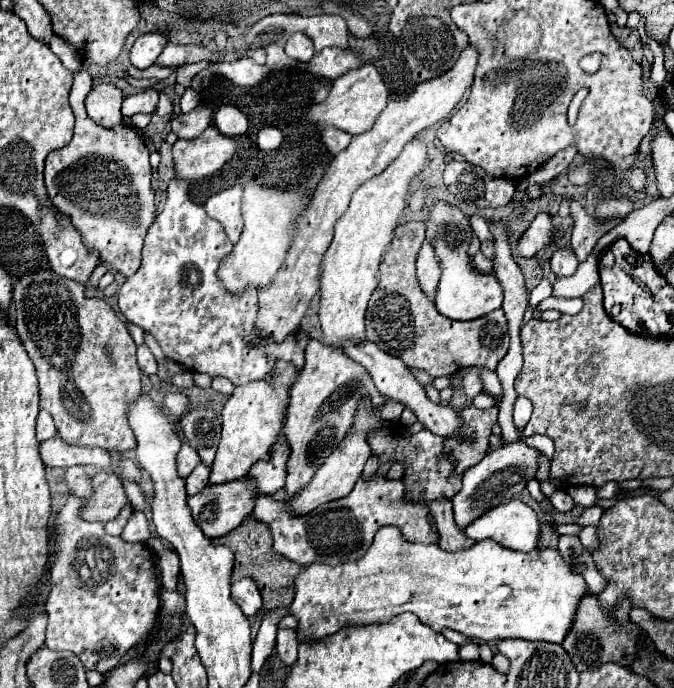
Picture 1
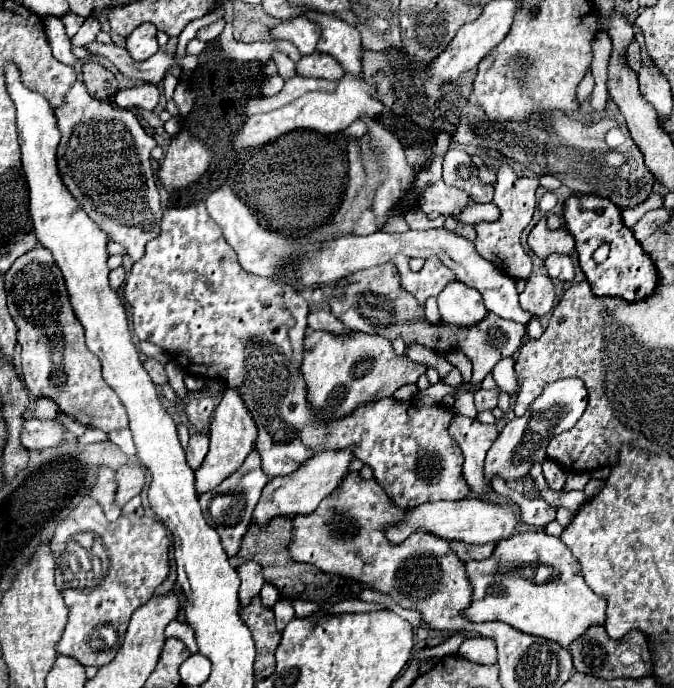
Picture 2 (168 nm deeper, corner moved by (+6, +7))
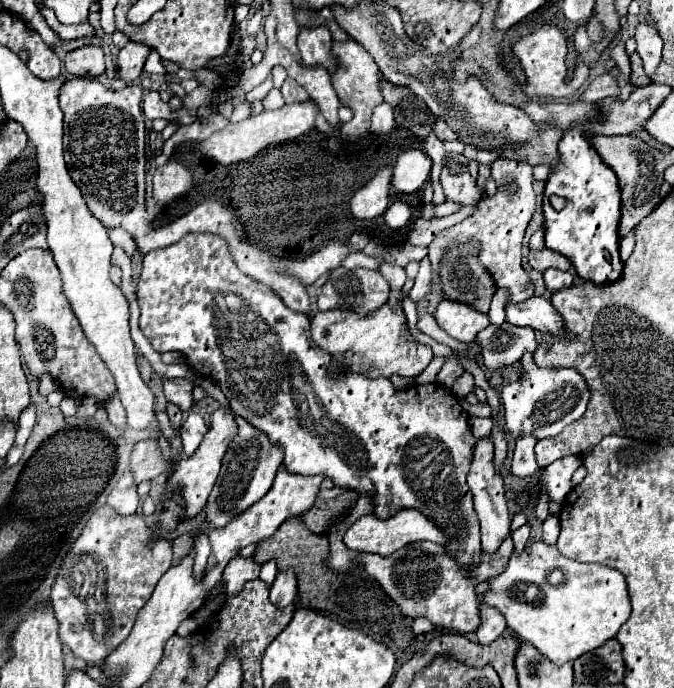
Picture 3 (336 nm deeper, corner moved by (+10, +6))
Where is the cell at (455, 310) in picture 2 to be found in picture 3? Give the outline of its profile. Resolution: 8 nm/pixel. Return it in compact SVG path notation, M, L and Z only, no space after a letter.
M444 299L438 305L434 317L442 331L464 343L476 341L478 331L490 323L488 313L478 313L478 309L470 309L470 305L462 305L450 299Z

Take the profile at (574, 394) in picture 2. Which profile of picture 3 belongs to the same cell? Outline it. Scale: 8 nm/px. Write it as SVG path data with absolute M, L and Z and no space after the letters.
M524 353L520 363L526 369L522 381L514 381L502 389L506 429L514 439L532 435L536 439L556 437L566 425L580 419L586 411L590 389L584 377L574 369L540 369L532 361L532 353Z

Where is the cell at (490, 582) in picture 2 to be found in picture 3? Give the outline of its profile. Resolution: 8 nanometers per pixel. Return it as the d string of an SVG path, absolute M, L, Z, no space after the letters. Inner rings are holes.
M534 541L534 543L530 543L528 547L524 547L522 553L512 551L506 569L504 569L498 577L492 577L492 579L486 581L486 583L488 583L488 591L482 595L482 603L486 603L486 605L494 605L494 607L506 617L506 627L508 627L510 631L514 631L520 639L532 643L540 653L544 653L544 655L546 655L552 663L556 663L556 665L564 665L564 663L568 663L568 661L574 661L576 657L580 657L580 655L584 655L584 653L588 653L588 651L600 647L600 645L602 645L604 641L608 641L608 639L612 639L612 637L618 633L620 625L622 625L622 623L628 619L628 615L630 615L628 589L626 589L626 581L624 581L624 575L622 575L622 573L618 573L616 569L608 569L608 567L604 567L604 565L596 565L596 563L580 563L580 561L568 559L568 557L560 555L560 551L556 549L556 545L548 545L548 543L544 543L544 541ZM554 569L558 569L558 571L562 573L562 581L560 581L558 585L552 585L552 583L548 581L548 575L550 575Z

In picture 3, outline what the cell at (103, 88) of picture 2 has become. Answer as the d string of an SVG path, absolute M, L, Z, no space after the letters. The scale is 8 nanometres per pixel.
M94 45L76 49L66 55L64 67L70 75L96 79L104 73L104 53L100 47L94 47Z

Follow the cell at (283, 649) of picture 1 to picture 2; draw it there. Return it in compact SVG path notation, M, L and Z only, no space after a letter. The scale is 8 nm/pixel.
M280 598L274 604L274 614L276 614L276 628L282 632L286 628L286 624L294 618L294 608L292 608L292 600L290 598Z

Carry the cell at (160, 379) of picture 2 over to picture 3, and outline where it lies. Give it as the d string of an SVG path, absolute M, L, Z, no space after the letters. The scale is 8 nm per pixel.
M164 379L166 399L178 405L182 411L188 411L194 403L192 389L194 389L194 383L190 379Z

